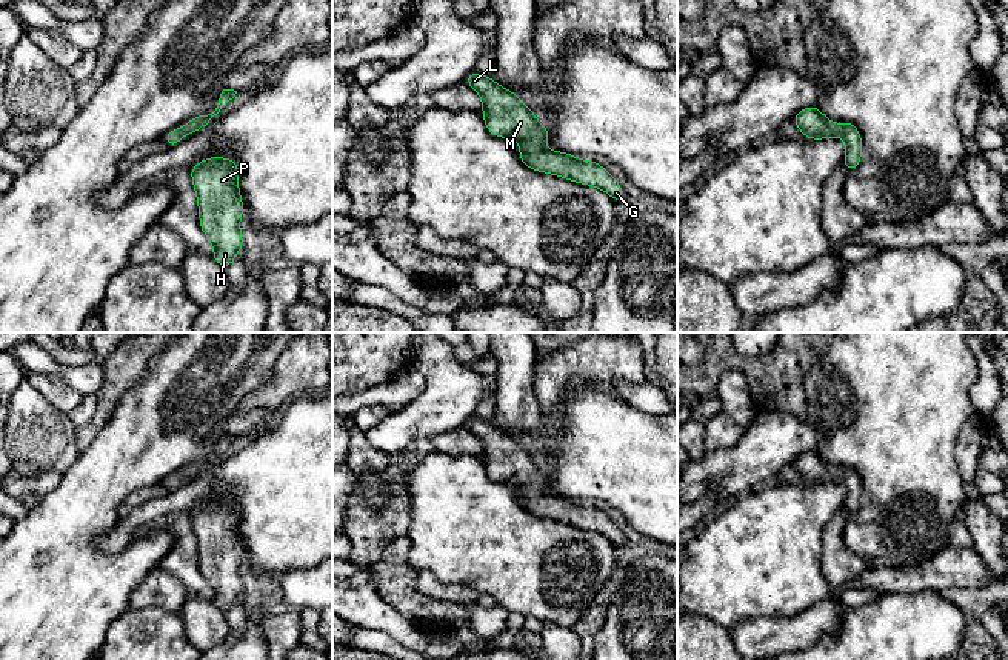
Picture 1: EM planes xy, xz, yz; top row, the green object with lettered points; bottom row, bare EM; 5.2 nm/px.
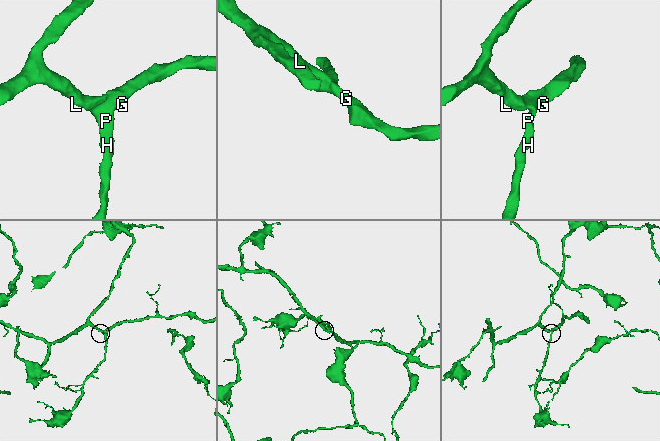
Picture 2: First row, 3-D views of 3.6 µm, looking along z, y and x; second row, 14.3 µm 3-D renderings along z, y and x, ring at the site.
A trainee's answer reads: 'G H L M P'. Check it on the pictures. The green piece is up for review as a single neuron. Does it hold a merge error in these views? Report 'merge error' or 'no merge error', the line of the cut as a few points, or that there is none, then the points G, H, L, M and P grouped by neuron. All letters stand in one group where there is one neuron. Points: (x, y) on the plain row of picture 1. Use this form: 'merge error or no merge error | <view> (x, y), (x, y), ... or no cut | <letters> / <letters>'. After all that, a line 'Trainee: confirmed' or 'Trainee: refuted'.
no merge error | no cut | G H L M P
Trainee: confirmed

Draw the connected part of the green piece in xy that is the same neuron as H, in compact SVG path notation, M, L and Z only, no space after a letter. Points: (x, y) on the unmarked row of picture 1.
M209 502L189 514L197 538L200 572L214 591L212 603L226 614L243 594L239 511L232 503Z

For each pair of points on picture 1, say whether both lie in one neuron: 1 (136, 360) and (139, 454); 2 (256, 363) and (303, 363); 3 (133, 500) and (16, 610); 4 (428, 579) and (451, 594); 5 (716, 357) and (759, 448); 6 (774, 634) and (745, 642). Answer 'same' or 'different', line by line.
1: different
2: different
3: different
4: same
5: different
6: same

